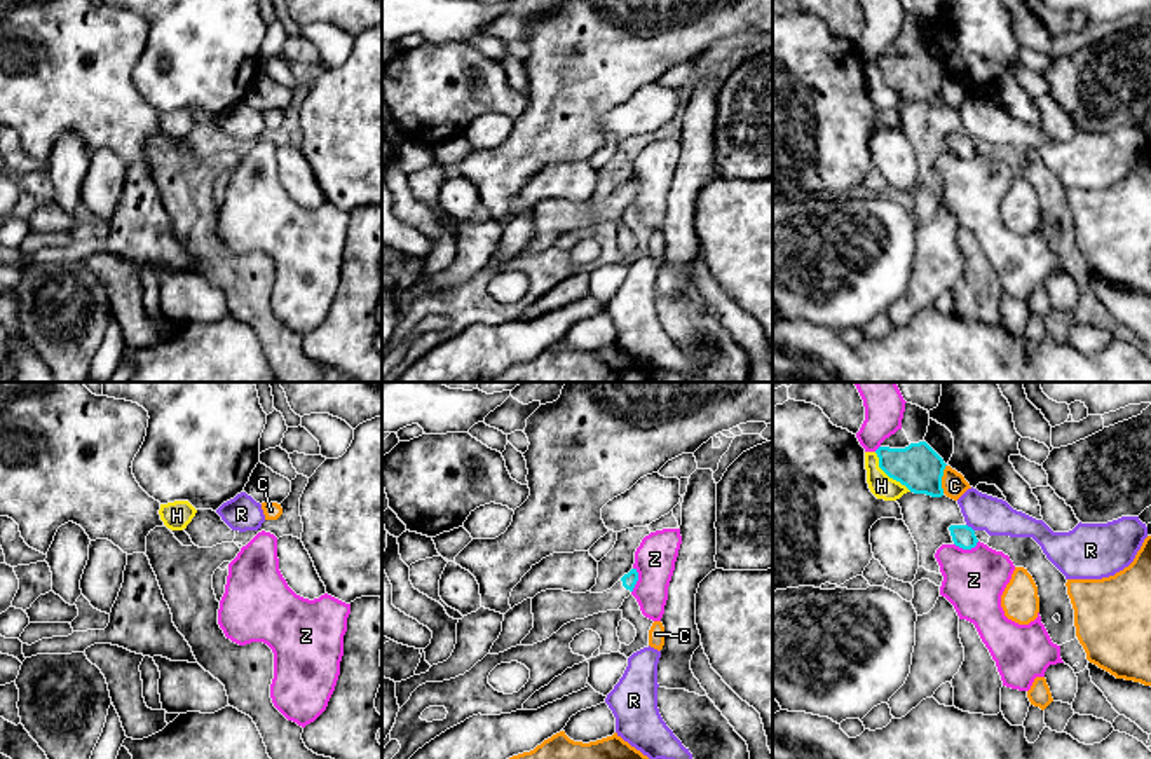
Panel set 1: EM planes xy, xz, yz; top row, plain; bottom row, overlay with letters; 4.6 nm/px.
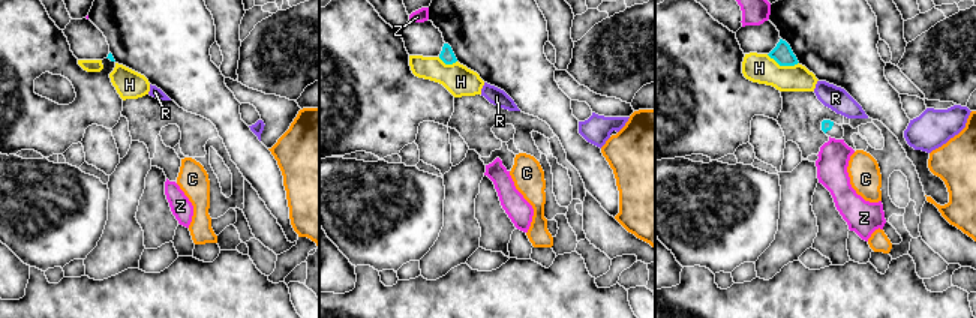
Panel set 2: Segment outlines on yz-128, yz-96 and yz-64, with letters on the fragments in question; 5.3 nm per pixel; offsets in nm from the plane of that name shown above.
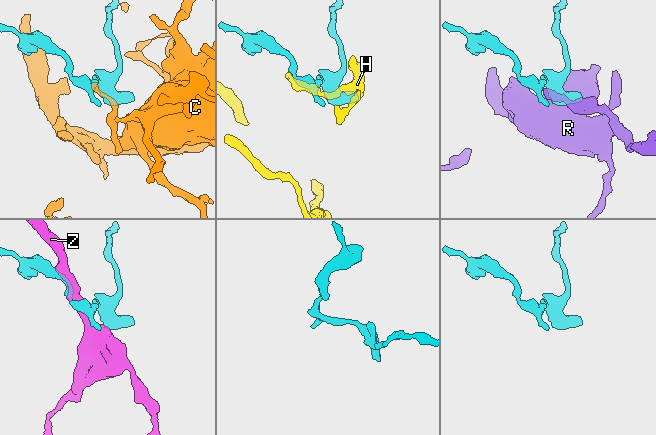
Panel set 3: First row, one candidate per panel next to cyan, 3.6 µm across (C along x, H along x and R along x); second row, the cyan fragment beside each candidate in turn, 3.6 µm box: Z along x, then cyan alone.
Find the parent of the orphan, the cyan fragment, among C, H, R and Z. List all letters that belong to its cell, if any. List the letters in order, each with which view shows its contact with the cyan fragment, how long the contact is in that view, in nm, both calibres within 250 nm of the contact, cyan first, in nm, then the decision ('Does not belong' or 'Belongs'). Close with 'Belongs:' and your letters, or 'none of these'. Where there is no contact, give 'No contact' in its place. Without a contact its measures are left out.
C: Touches cyan in yz. Shared border 140 nm. Thickness 220 nm (cyan) against 110 nm. Does not belong
H: Touches cyan in yz. Shared border 260 nm. Thickness 220 nm (cyan) against 110 nm. Does not belong
R: Touches cyan in yz. Shared border 50 nm. Thickness 110 nm (cyan) against 170 nm. Does not belong
Z: Touches cyan in yz. Shared border 120 nm. Thickness 110 nm (cyan) against 280 nm. Does not belong
Belongs: none of these

